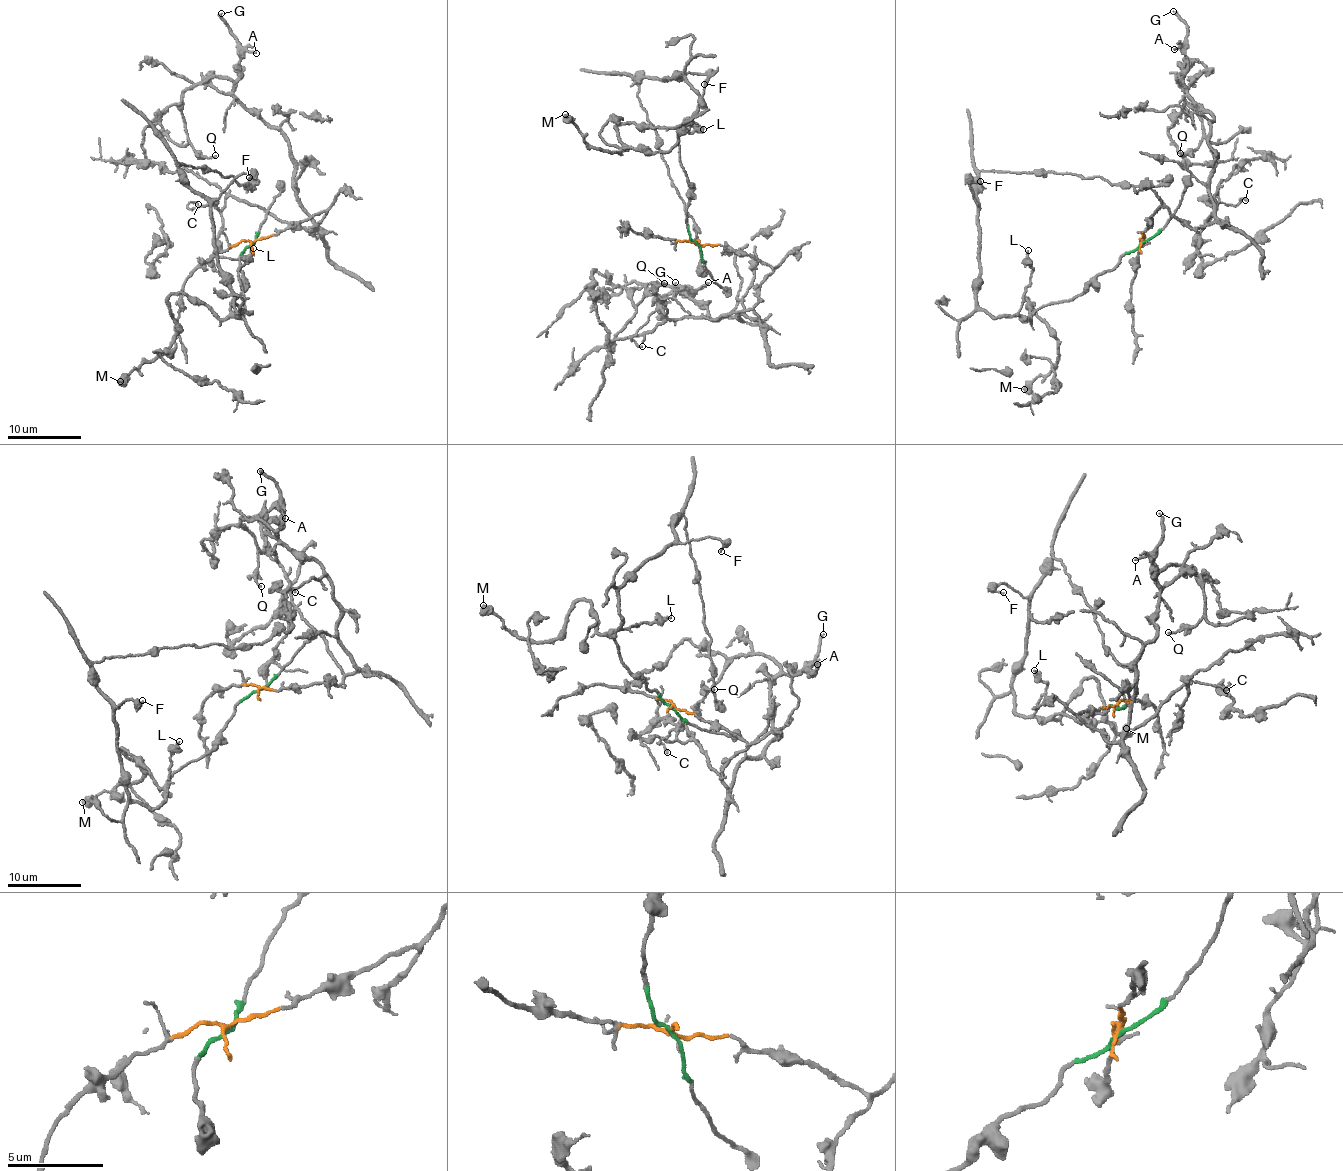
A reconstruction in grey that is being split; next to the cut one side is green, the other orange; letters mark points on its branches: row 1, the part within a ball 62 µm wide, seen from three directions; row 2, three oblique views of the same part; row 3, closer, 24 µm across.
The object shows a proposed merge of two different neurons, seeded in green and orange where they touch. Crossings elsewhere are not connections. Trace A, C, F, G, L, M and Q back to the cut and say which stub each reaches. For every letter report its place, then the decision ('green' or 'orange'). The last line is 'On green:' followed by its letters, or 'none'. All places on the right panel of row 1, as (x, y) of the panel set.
A: at (1174, 49); orange
C: at (1245, 200); orange
F: at (980, 181); green
G: at (1173, 11); orange
L: at (1028, 250); green
M: at (1024, 389); green
Q: at (1180, 153); orange
On green: F, L, M

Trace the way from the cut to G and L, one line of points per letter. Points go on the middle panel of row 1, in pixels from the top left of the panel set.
G: (697, 243), (742, 251), (771, 268), (757, 295), (759, 320), (713, 320), (675, 282)
L: (697, 243), (690, 237), (686, 222), (688, 184), (678, 139), (682, 126), (693, 117), (687, 129), (703, 128)

